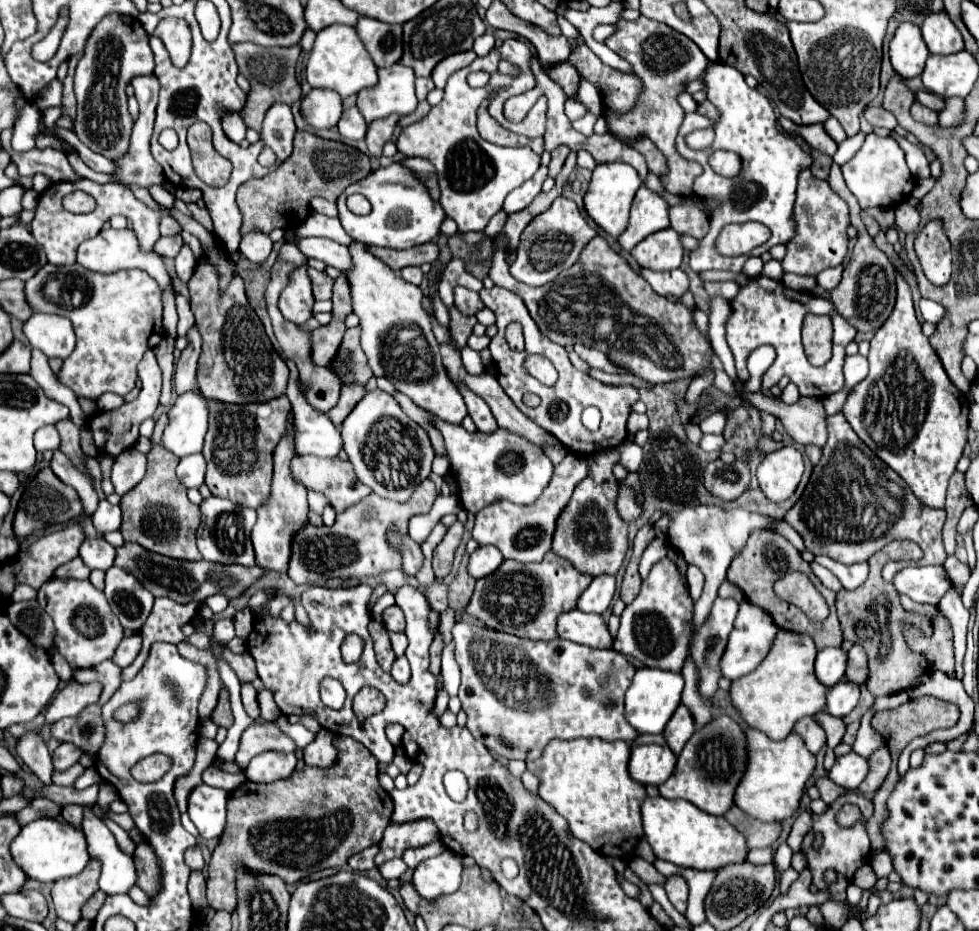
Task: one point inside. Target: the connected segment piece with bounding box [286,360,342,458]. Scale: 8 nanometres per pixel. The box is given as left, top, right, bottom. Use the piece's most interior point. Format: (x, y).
(315, 434)

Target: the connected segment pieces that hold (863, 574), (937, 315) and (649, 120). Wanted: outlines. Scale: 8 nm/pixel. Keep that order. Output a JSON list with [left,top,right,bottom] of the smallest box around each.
[[816,556,870,590],[919,298,946,324],[602,16,708,196]]

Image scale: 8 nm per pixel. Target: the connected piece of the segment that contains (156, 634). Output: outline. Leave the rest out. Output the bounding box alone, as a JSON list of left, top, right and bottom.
[122,598,200,682]

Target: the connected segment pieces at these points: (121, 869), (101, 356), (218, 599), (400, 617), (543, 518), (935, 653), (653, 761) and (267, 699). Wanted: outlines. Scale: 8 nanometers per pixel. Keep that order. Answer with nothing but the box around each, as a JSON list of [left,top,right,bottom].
[[82,812,136,894],[26,264,164,400],[206,596,228,614],[384,606,404,632],[474,454,588,562],[926,606,954,678],[630,734,676,786],[256,690,280,720]]

